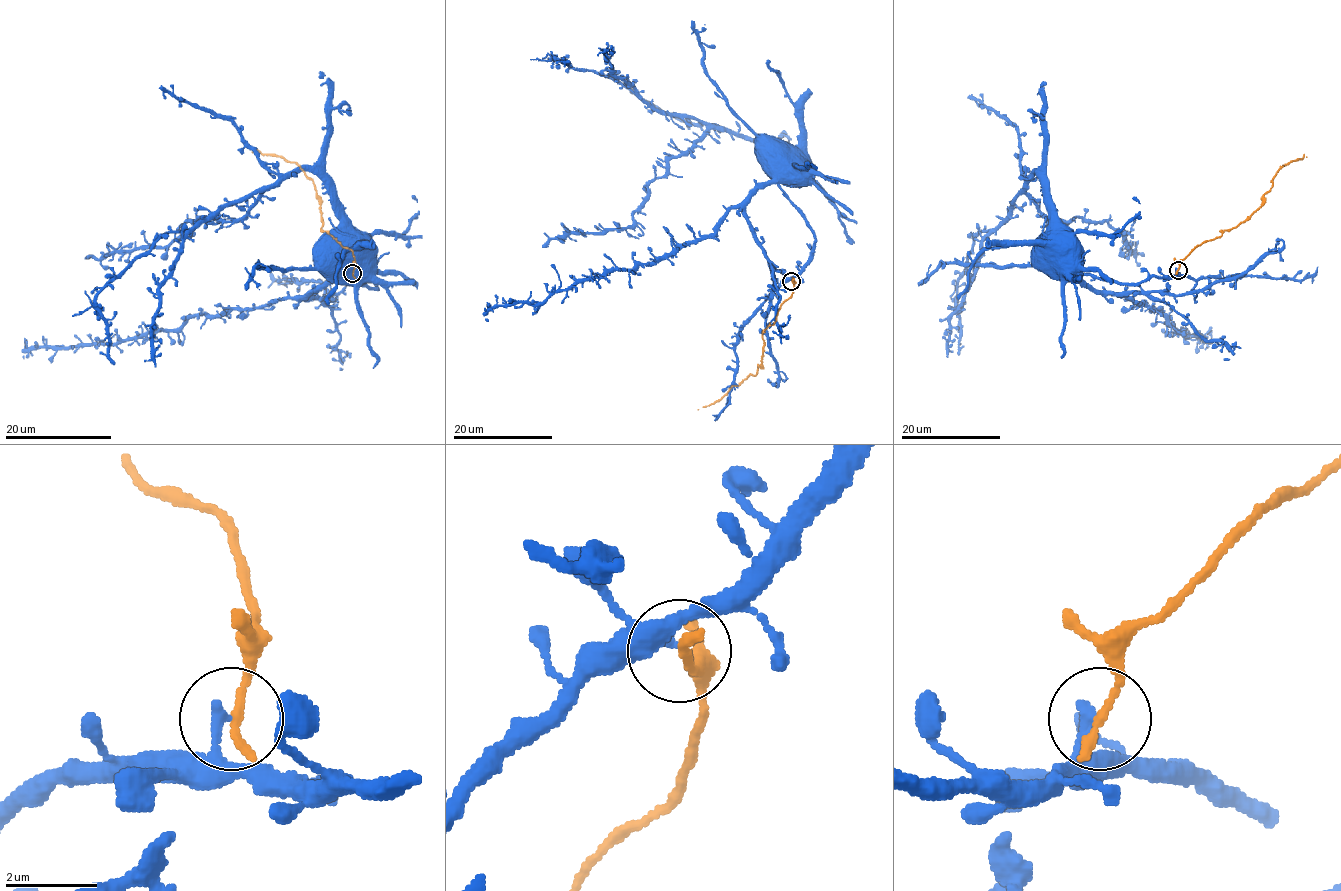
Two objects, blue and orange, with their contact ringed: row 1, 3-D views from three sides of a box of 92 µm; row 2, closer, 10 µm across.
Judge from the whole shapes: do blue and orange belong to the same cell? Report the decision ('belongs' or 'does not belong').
does not belong

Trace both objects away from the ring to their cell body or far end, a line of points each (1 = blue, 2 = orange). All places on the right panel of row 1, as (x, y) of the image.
1: (1177, 270), (1172, 276), (1149, 276), (1129, 284), (1086, 275), (1058, 275), (1055, 271), (1060, 259)
2: (1178, 270), (1179, 262), (1201, 243), (1219, 238), (1248, 219), (1260, 207), (1271, 179), (1282, 165), (1306, 157)

